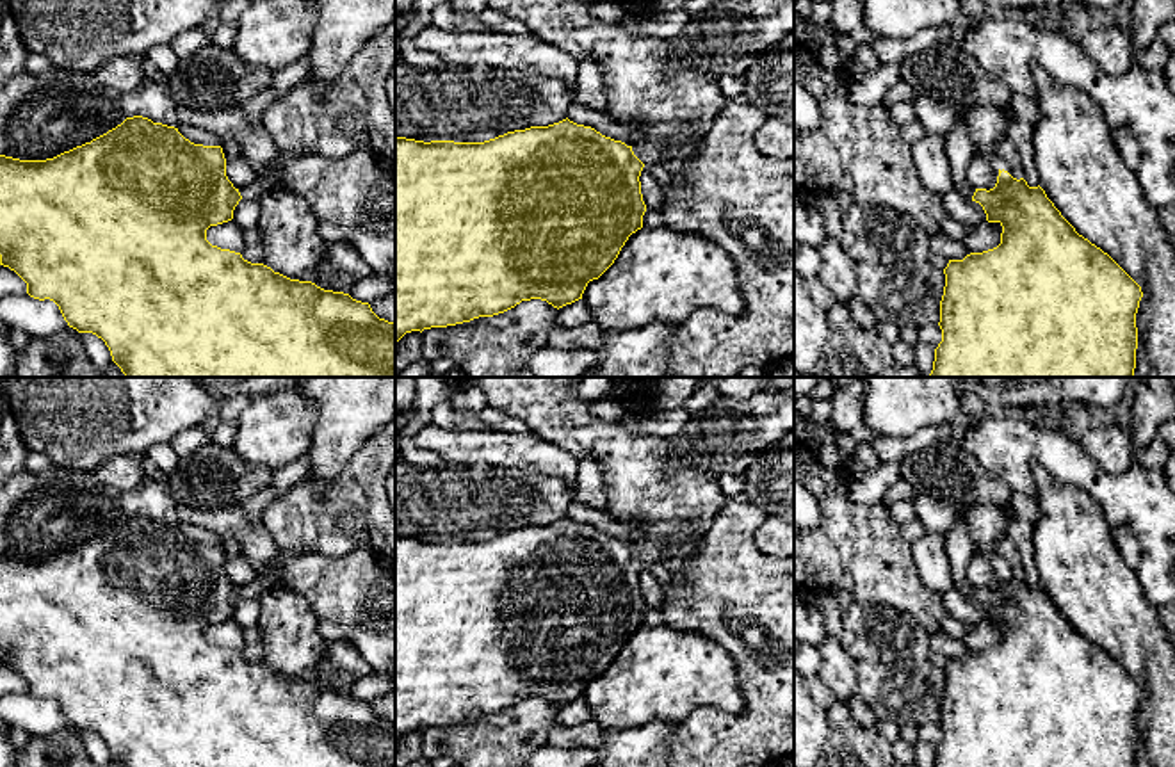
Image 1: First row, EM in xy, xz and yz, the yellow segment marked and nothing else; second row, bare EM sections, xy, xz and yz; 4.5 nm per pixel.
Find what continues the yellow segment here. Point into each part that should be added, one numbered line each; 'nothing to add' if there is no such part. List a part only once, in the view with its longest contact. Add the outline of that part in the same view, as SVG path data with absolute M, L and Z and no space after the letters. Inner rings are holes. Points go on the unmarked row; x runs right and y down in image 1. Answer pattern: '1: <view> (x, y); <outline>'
1: xz (650, 550); M646 537L641 545L632 545L634 553L648 566L660 562L668 550L671 548L669 545L664 545L657 541L655 537Z

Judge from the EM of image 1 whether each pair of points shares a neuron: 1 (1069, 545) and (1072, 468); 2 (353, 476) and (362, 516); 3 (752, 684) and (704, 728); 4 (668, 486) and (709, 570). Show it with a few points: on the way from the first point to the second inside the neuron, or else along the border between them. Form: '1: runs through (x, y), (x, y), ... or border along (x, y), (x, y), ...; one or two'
1: border along (1037, 463), (1060, 483), (1079, 488), (1102, 515); two
2: runs through (353, 486), (355, 506); one
3: runs through (752, 703), (752, 714), (736, 730), (723, 730); one
4: border along (718, 509), (698, 549), (679, 568), (661, 563); two

